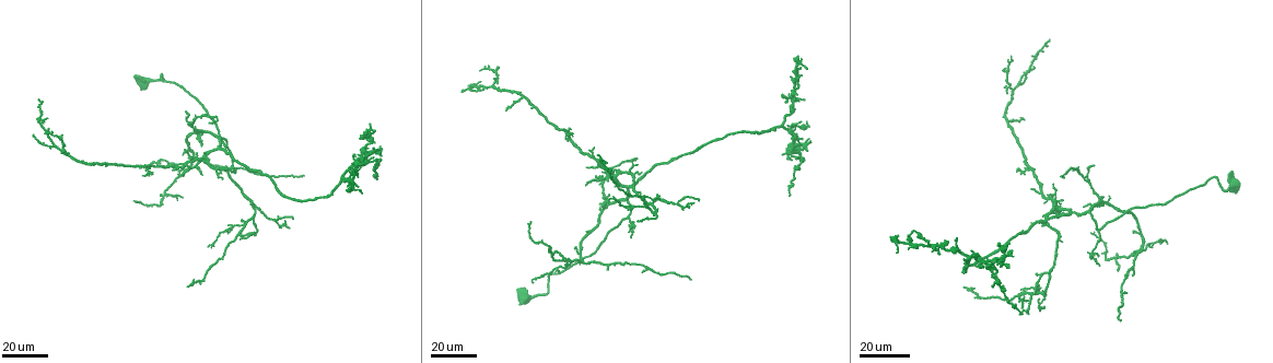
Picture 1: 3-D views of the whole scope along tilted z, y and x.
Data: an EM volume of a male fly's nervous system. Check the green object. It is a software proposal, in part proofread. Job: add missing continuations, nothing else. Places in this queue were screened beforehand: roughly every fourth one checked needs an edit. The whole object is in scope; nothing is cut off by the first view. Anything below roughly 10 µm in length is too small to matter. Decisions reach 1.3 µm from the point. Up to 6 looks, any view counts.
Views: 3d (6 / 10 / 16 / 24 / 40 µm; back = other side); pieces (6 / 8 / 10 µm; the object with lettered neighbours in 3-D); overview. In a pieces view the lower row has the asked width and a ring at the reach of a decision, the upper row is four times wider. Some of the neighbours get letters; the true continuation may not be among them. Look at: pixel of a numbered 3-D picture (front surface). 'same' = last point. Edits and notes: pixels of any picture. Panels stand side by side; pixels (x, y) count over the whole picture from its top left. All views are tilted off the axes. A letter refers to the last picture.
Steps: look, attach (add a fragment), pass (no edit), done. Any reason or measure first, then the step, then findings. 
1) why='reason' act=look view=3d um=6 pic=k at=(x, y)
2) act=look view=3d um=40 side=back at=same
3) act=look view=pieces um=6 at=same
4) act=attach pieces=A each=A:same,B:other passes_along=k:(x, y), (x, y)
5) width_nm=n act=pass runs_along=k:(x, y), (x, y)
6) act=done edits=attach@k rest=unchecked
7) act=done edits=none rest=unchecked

why='free end' act=look view=3d um=40 pic=1 at=(221, 172)

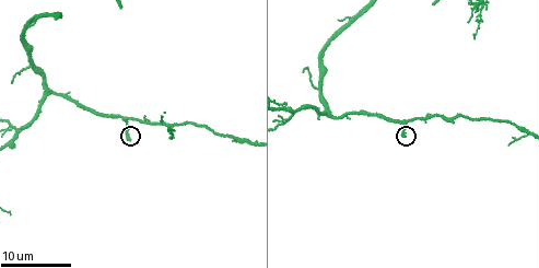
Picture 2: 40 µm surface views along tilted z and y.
why='closer look' act=look view=3d um=10 pic=2 at=(131, 138)

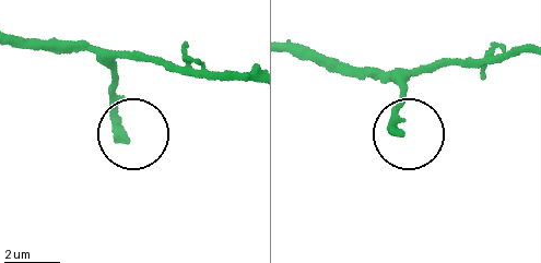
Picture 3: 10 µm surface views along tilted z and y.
act=look view=pieces um=8 pic=3 at=(399, 131)

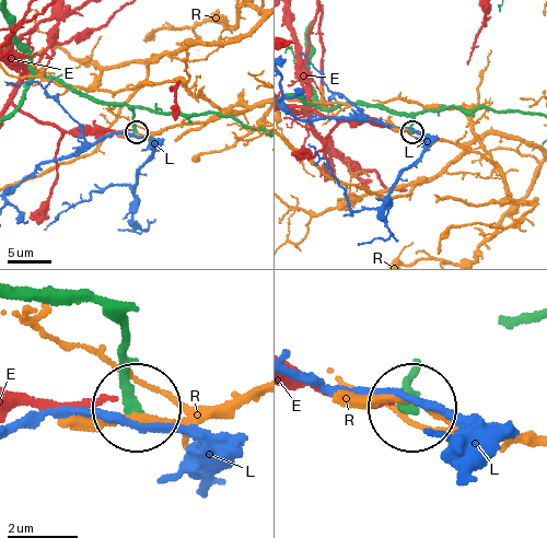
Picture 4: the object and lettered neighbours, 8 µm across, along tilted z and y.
width_nm=270 act=pass each=E:other,L:other,R:other runs_along=4:(23, 290), (112, 314), (135, 402) found='no lettered fragment goes on from it'

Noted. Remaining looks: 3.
why='branch stops here' act=look view=3d um=40 pic=1 at=(206, 152)

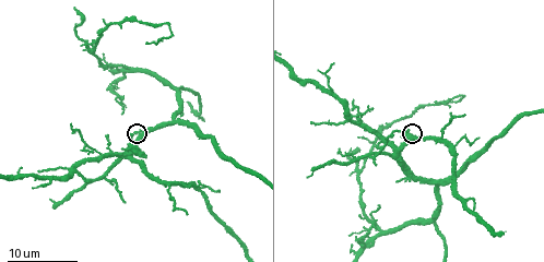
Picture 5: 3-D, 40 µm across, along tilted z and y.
why='see the neighbours' act=look view=pieces um=8 pic=5 at=(408, 129)

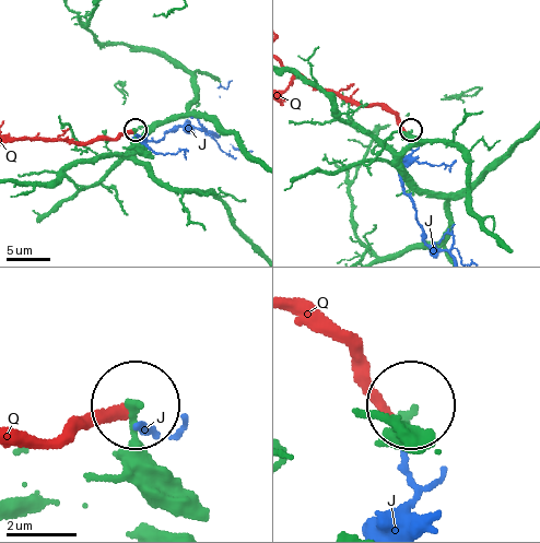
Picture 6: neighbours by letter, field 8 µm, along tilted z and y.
width_nm=220 act=pass each=J:other,Q:other found='no lettered fragment goes on from it'

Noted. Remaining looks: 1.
act=done edits=none rest=unchecked

